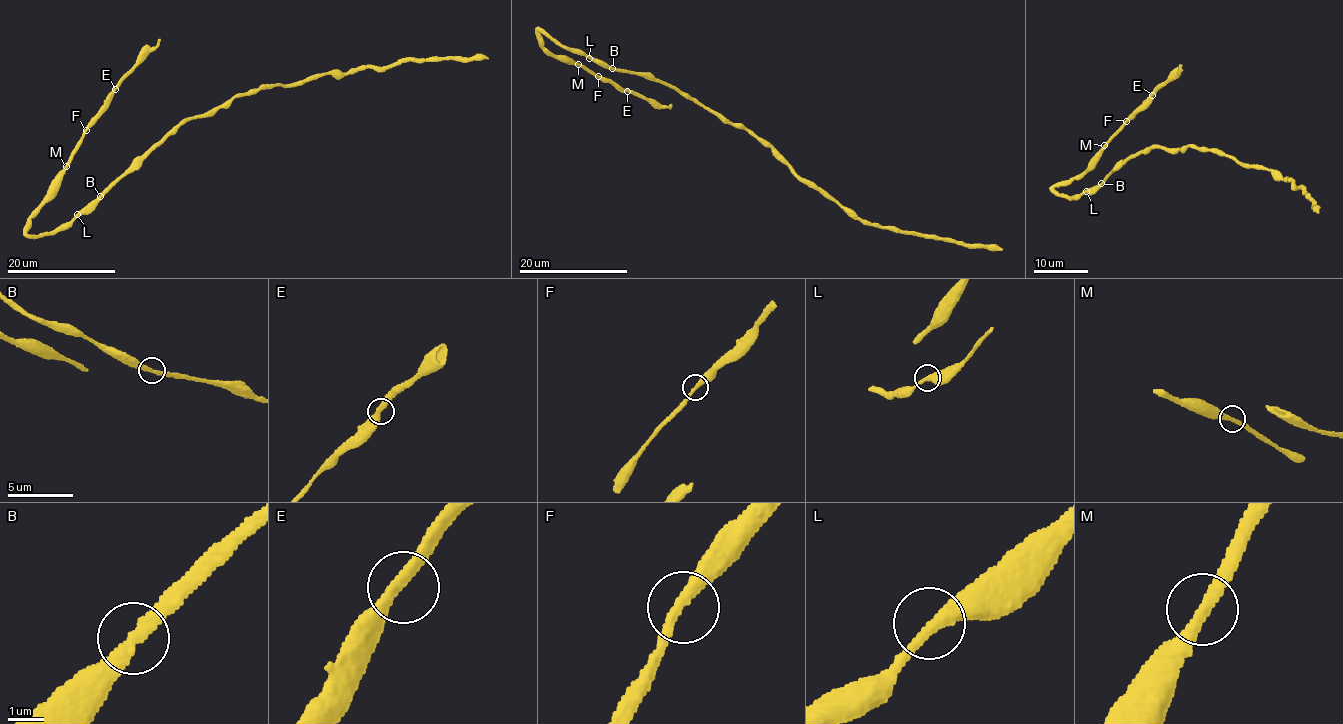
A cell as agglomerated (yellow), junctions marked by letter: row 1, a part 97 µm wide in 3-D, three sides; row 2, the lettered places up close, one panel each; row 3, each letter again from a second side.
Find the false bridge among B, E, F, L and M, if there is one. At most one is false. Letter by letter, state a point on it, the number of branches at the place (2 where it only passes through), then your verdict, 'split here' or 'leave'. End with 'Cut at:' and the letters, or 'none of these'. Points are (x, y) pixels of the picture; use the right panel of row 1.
B: at (1101, 183); 2 branches meet; leave
E: at (1152, 95); 2 branches meet; leave
F: at (1126, 121); 2 branches meet; leave
L: at (1086, 191); 2 branches meet; leave
M: at (1104, 145); 2 branches meet; leave
Cut at: none of these

